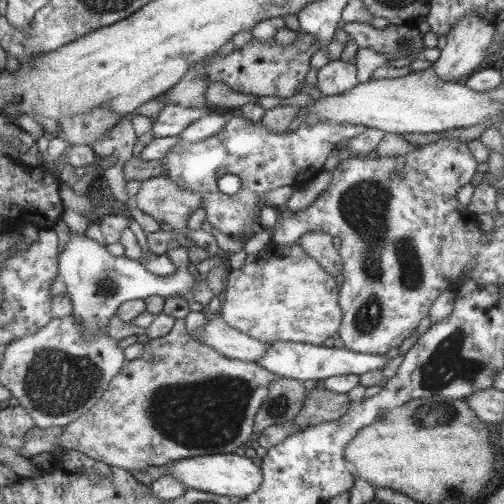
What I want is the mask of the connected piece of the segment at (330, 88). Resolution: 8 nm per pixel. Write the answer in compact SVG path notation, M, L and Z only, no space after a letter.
M329 60L325 66L315 70L315 73L316 87L321 95L339 94L358 83L353 61Z

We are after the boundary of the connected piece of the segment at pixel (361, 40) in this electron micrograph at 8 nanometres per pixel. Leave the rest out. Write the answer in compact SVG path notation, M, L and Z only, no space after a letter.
M347 22L343 23L342 29L352 38L358 48L369 48L385 58L412 58L417 59L423 55L425 46L423 45L423 34L417 28L407 28L406 26L387 25L383 29L373 28L368 22Z

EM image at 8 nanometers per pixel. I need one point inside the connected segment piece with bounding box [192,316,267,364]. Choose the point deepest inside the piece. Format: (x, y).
(215, 334)

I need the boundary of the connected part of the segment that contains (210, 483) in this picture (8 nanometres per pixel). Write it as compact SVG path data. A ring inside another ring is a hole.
M238 451L228 454L181 458L169 462L166 466L167 475L175 478L177 482L181 482L183 486L187 486L187 489L192 488L223 496L243 498L257 490L259 483L261 483L261 477L263 477L261 468Z

